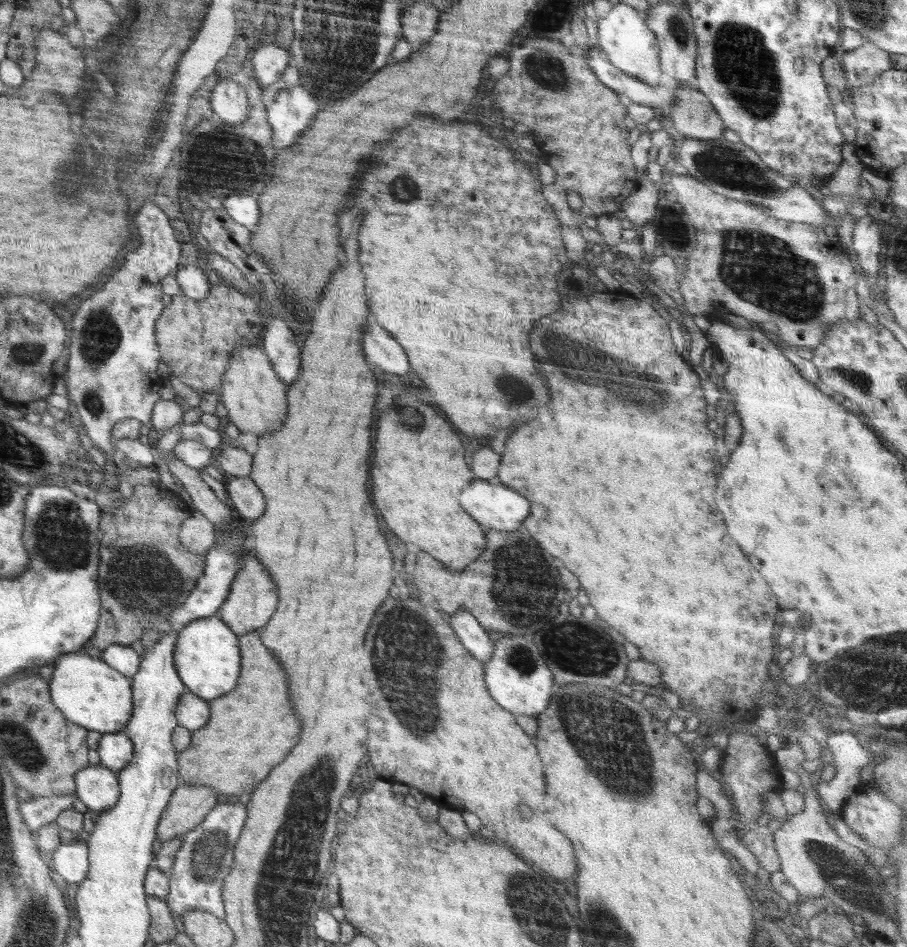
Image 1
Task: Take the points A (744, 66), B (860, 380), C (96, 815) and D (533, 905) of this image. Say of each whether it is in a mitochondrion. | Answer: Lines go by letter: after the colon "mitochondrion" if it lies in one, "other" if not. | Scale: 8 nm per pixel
A: mitochondrion
B: mitochondrion
C: other
D: mitochondrion

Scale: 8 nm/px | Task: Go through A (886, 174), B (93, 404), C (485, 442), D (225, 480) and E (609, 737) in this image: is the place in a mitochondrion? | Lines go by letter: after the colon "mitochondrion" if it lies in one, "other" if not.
A: other
B: mitochondrion
C: other
D: other
E: mitochondrion

